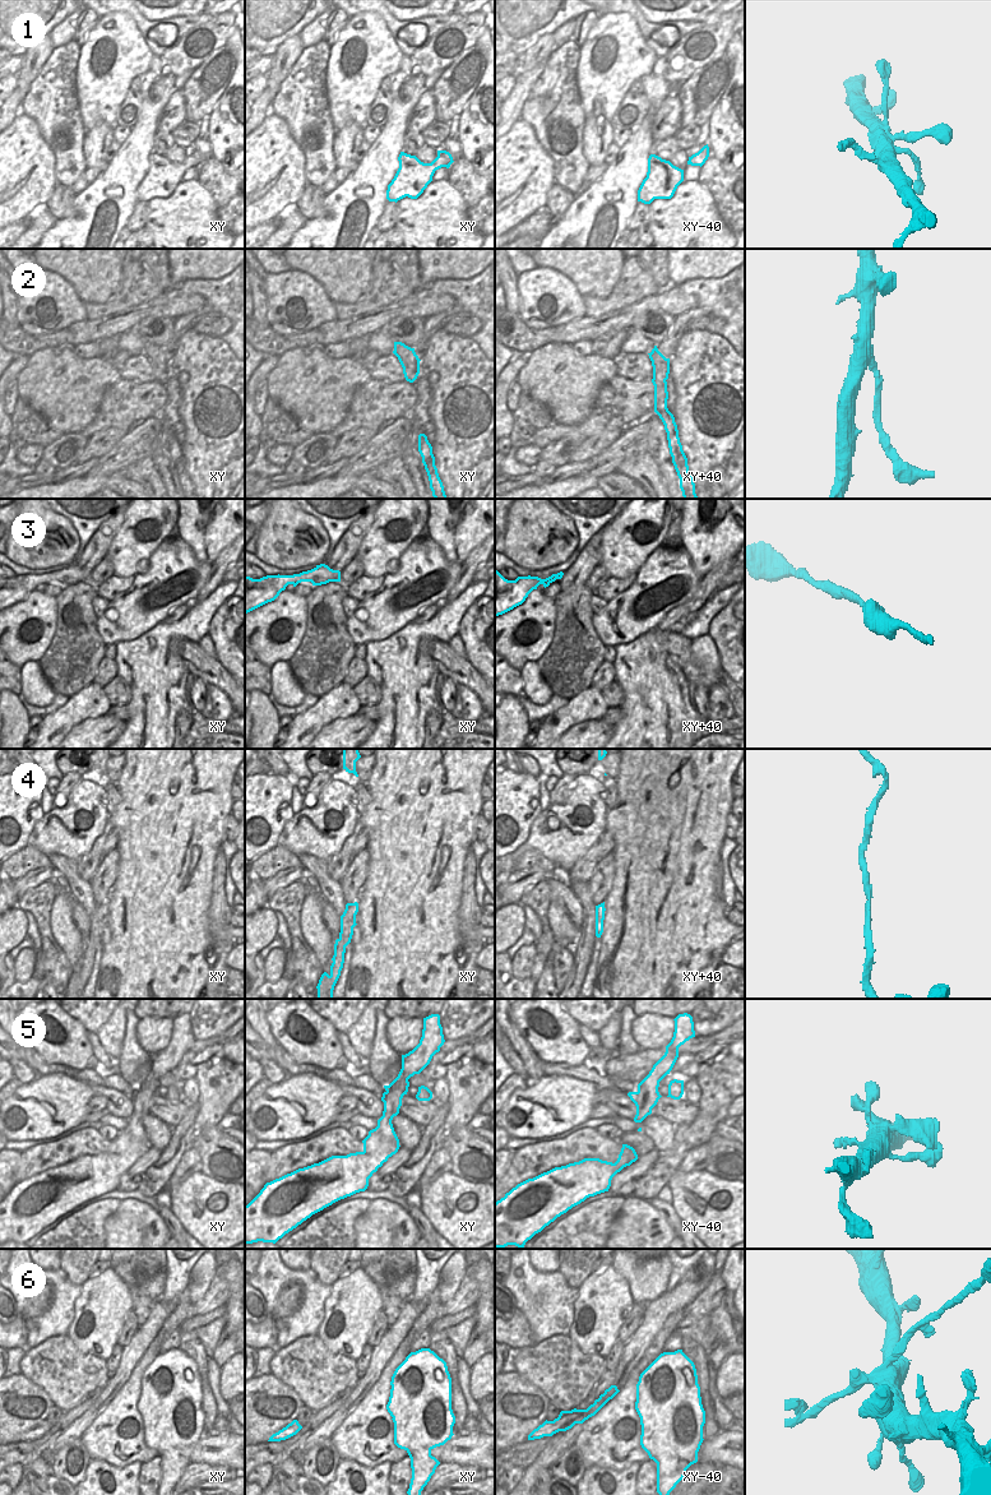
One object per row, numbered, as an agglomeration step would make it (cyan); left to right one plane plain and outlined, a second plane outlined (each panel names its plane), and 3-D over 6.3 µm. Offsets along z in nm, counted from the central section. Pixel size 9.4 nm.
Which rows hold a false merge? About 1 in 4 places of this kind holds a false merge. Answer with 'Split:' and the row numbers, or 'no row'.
Split: 2, 6

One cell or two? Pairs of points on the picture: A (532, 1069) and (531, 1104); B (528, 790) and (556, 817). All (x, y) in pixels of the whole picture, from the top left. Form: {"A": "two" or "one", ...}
{"A": "two", "B": "two"}

